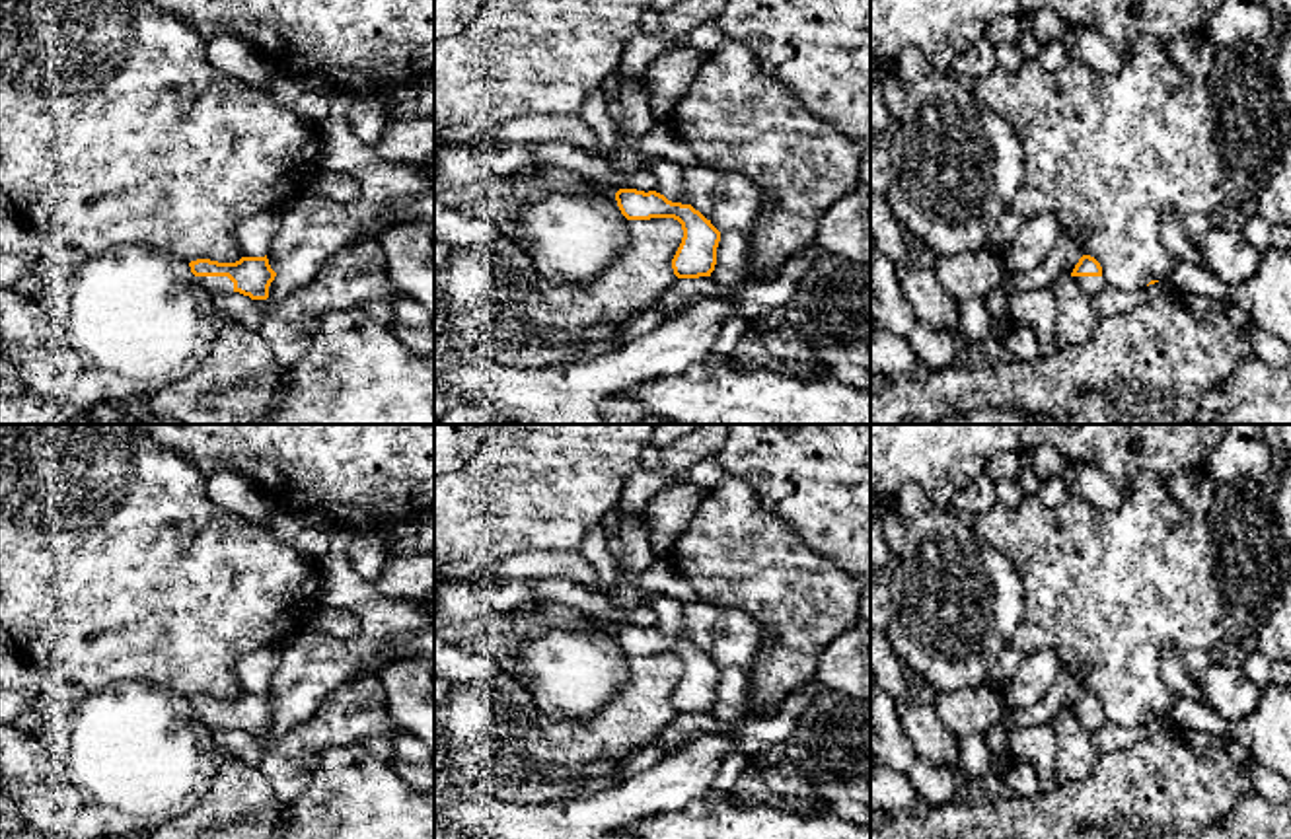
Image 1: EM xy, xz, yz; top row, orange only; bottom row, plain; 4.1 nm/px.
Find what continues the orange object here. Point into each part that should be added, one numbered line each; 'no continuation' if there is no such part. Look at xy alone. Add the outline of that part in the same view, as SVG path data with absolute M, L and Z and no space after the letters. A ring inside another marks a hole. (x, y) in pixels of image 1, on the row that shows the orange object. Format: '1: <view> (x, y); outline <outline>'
1: xy (213, 285); outline M197 276L197 282L204 286L210 294L234 292L234 282L228 276Z

